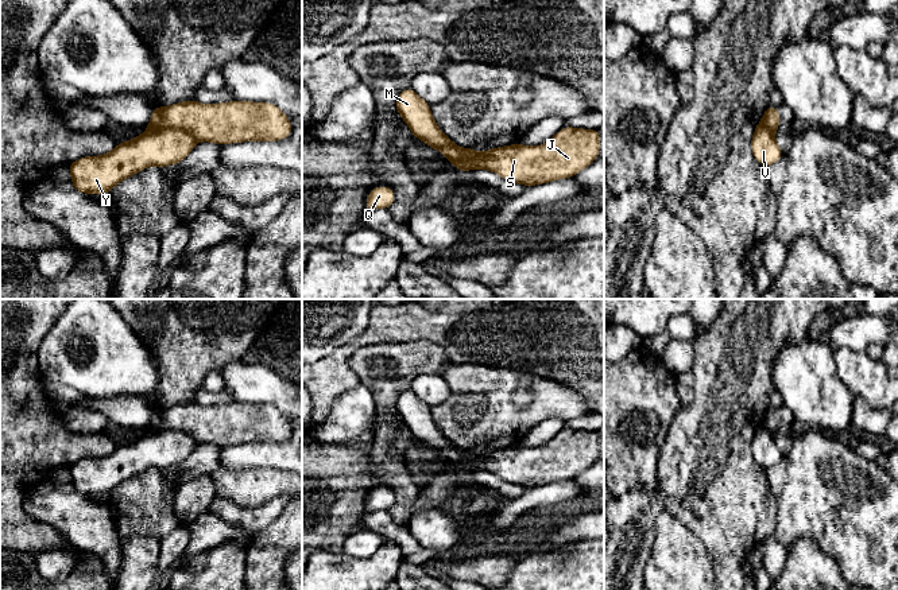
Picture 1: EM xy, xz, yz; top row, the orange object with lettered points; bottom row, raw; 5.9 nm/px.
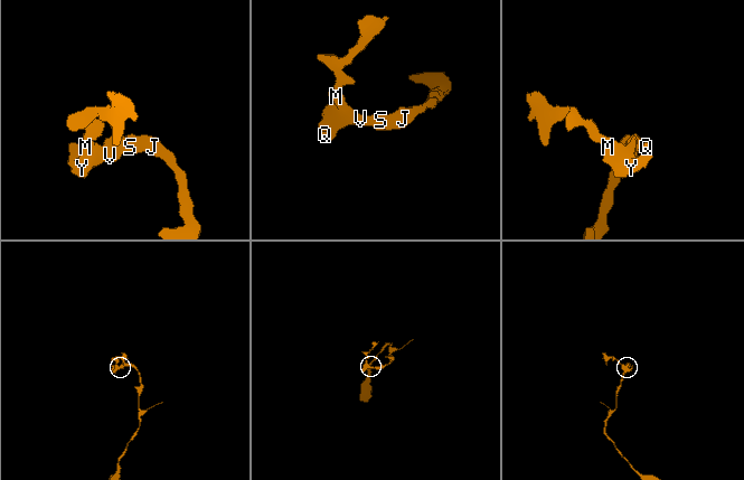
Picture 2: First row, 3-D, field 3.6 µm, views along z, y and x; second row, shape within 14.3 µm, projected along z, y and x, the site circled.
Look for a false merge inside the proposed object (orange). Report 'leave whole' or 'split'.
split

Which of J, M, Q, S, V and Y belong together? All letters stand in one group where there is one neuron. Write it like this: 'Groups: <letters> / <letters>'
Groups: J S / M Q V Y

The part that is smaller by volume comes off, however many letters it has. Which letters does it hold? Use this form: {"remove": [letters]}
{"remove": ["M", "Q", "V", "Y"]}

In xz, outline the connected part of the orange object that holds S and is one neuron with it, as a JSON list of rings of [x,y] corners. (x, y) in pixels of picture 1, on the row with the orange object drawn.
[[[564,127],[547,143],[538,147],[512,144],[480,154],[477,162],[453,163],[457,170],[489,170],[525,186],[573,178],[599,158],[597,129]]]

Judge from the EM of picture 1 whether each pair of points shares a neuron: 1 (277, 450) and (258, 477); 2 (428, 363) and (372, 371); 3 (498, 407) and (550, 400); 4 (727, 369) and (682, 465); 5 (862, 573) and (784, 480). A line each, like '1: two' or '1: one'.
1: two
2: one
3: one
4: one
5: one

